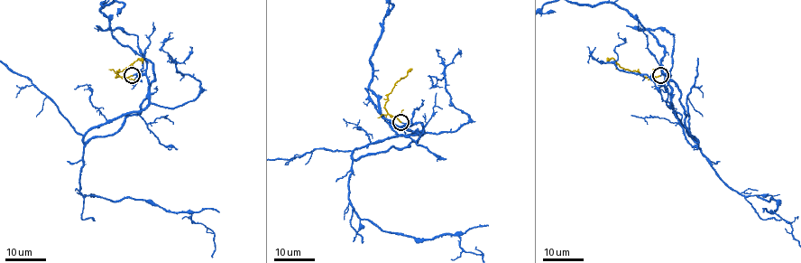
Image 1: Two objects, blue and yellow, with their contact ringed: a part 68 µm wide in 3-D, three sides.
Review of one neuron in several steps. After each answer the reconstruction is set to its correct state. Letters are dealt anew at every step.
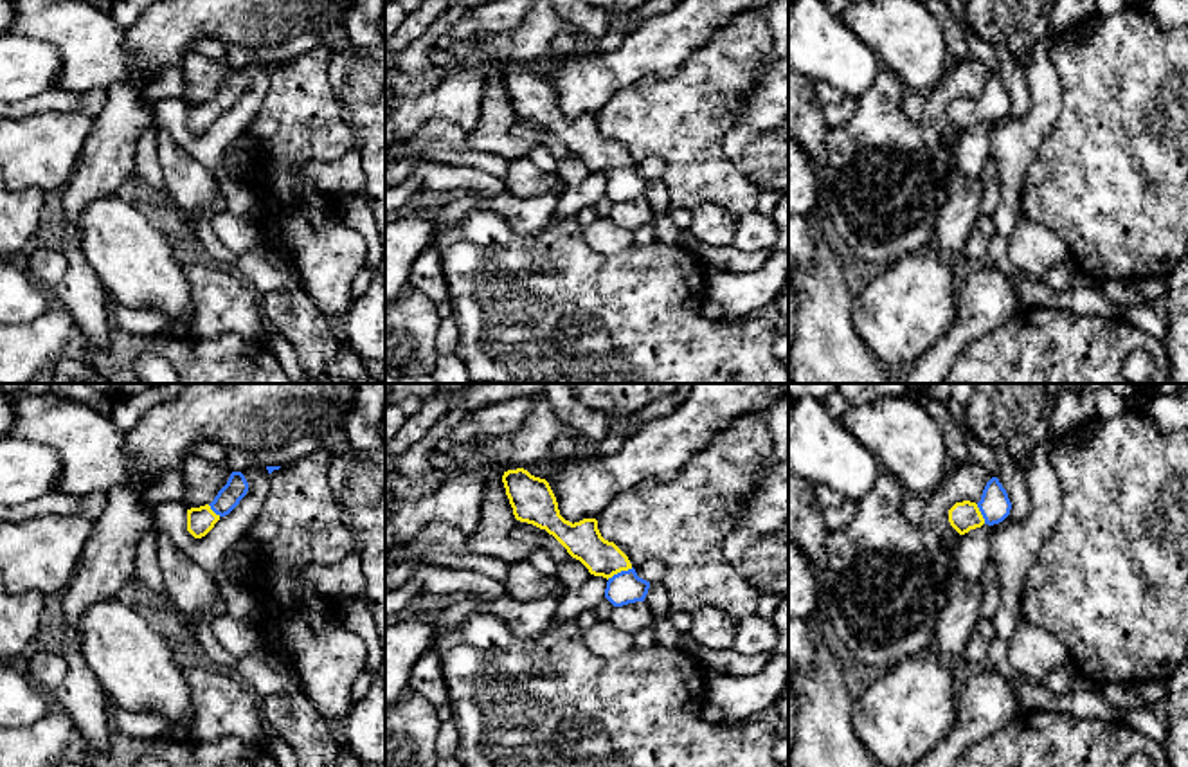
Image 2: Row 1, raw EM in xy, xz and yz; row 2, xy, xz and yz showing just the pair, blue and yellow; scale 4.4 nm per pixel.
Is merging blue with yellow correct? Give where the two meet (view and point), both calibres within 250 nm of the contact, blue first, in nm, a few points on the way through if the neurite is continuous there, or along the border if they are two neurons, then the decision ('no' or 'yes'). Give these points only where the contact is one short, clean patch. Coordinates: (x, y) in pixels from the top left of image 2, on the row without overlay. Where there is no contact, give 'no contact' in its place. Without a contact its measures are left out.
meets blue in xz at (621, 168); 150 nm thick on the blue side, 160 nm on the other; runs through xz (625, 184), (621, 168), (582, 137); yes

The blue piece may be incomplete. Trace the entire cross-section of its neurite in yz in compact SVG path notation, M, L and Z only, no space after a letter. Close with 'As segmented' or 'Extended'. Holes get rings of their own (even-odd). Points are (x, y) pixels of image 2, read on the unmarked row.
M992 74L977 101L963 97L949 106L949 119L959 131L965 131L983 121L994 122L1003 119L1010 112L1010 106L1012 99L1006 86L997 74Z. Extended

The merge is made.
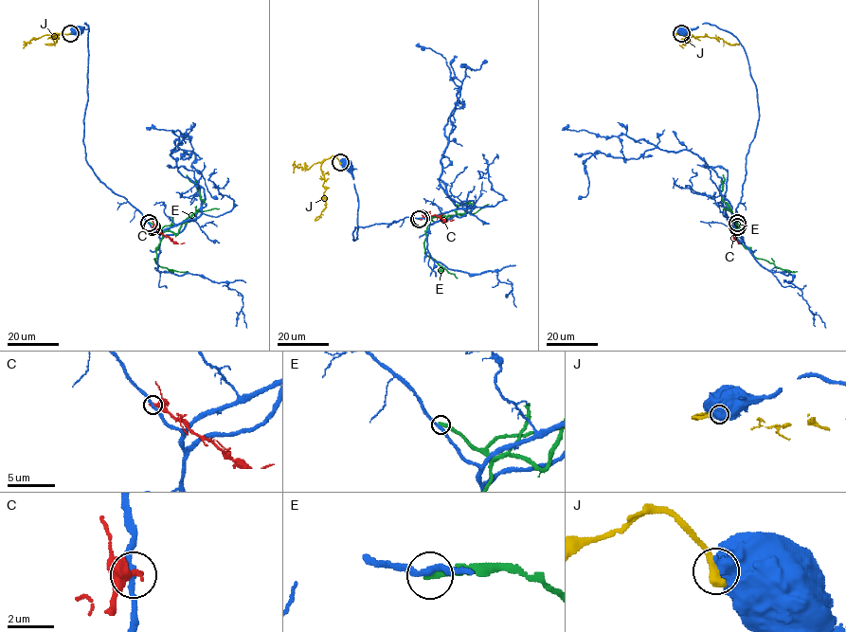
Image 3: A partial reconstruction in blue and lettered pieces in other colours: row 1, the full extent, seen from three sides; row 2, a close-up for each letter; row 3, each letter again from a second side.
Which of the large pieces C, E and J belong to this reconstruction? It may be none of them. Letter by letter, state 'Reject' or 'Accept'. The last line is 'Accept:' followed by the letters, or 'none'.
C: Reject
E: Reject
J: Reject
Accept: none

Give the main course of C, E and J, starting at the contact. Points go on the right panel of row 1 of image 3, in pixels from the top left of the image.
C: (737, 226), (734, 236), (738, 243)
E: (737, 223), (736, 238), (754, 256), (777, 267), (797, 271)
J: (681, 33), (674, 34), (722, 38), (729, 44), (739, 45)

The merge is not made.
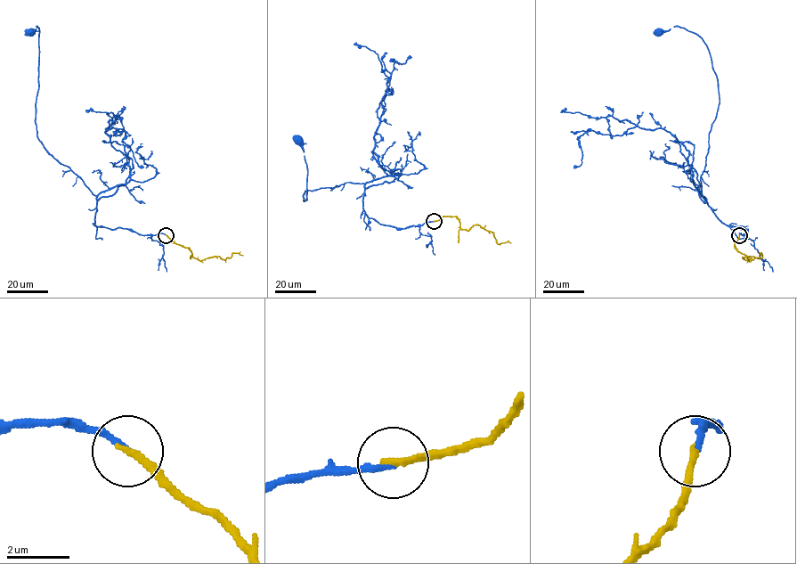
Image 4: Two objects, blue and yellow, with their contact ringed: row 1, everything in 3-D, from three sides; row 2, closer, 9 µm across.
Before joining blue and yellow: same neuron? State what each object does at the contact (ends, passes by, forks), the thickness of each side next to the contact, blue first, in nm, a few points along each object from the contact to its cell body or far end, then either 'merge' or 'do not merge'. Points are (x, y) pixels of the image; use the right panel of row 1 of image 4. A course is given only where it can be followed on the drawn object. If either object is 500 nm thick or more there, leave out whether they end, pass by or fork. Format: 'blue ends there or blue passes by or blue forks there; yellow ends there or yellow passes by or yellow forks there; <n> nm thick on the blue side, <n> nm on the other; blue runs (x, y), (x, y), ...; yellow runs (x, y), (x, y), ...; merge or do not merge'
blue ends there; yellow ends there; 180 nm thick on the blue side, 240 nm on the other; blue runs (739, 235), (746, 229), (722, 223), (702, 195), (700, 176), (719, 102), (708, 47), (684, 28), (658, 31); yellow runs (739, 235), (734, 245), (748, 261), (743, 258), (748, 256), (753, 259), (762, 257), (760, 252), (760, 255); merge

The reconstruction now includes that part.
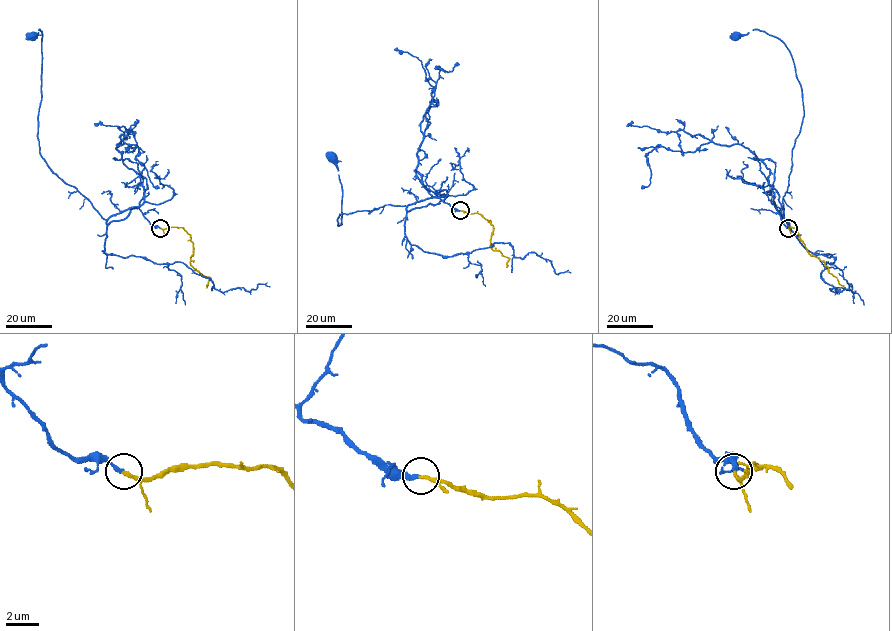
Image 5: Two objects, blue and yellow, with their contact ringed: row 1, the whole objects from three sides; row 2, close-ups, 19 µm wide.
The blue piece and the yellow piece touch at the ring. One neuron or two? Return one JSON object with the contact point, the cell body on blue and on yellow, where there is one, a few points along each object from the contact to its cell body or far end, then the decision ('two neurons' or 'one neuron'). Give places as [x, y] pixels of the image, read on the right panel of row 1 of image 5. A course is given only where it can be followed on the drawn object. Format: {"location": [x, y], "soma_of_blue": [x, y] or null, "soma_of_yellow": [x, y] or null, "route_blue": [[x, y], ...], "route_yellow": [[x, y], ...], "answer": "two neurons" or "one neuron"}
{"location": [788, 228], "soma_of_blue": [735, 36], "soma_of_yellow": null, "route_blue": [[788, 228], [775, 207], [783, 219], [792, 148], [804, 115], [802, 90], [782, 41], [757, 29], [735, 35]], "route_yellow": [[788, 228], [794, 227], [806, 251], [817, 257], [845, 287]], "answer": "one neuron"}

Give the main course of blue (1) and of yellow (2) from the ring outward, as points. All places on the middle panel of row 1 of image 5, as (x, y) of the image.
1: (460, 210), (432, 197), (406, 205), (387, 204), (339, 214), (338, 226), (342, 190), (336, 160), (331, 157)
2: (460, 210), (480, 213), (490, 222), (493, 226), (490, 247), (509, 259), (506, 267)

